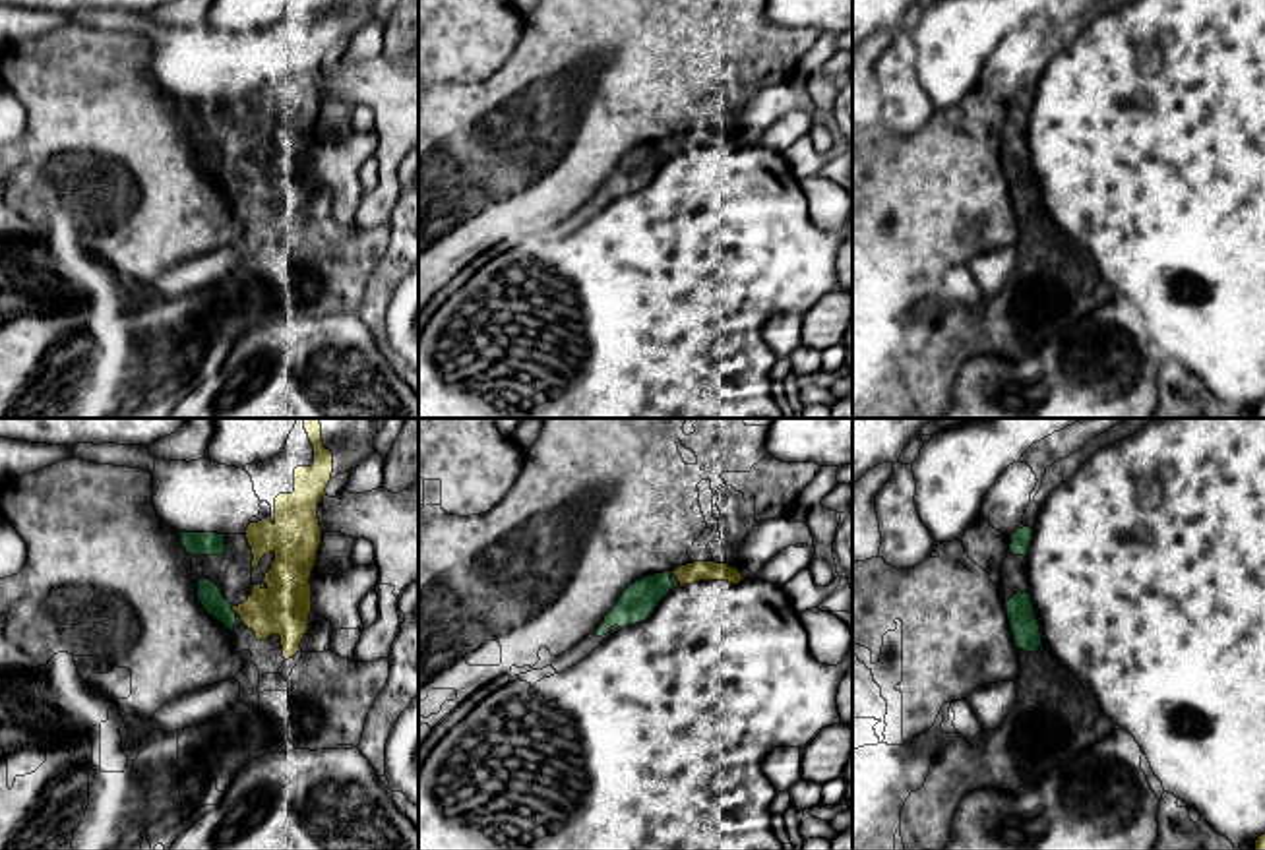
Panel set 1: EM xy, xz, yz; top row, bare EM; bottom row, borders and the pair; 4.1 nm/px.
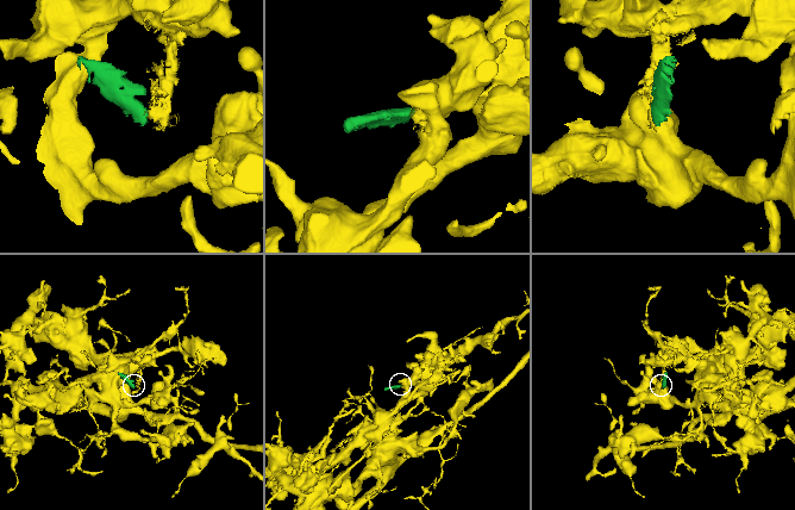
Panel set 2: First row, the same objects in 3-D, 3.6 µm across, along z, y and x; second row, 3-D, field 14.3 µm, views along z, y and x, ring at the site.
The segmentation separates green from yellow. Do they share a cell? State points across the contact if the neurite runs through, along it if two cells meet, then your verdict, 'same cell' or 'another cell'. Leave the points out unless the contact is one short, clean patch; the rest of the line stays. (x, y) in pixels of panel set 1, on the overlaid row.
border xy (229, 608), (237, 612); another cell

